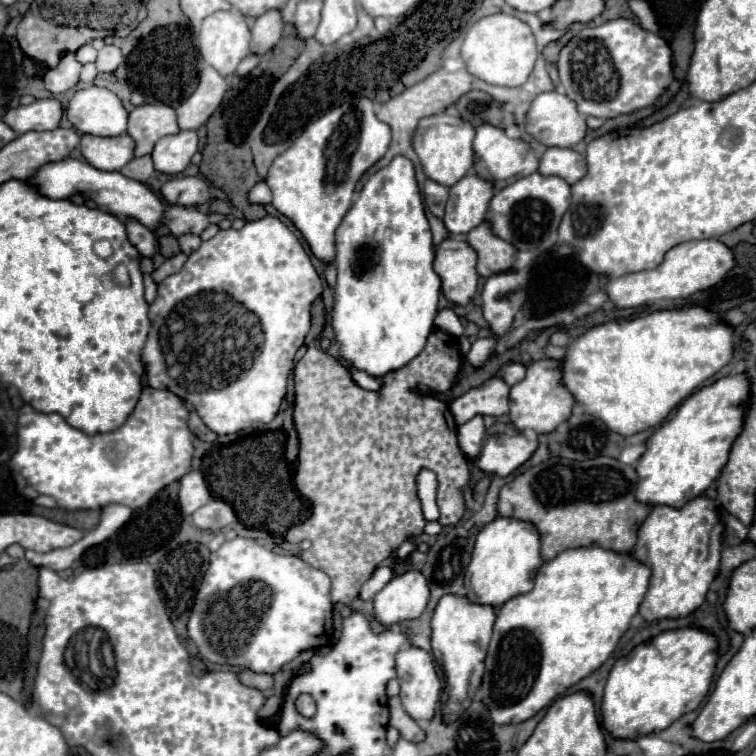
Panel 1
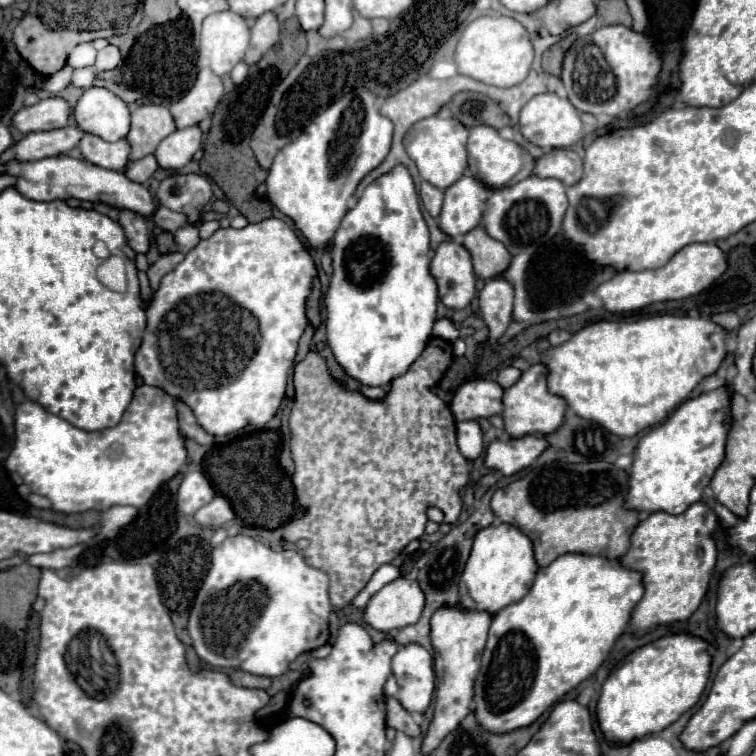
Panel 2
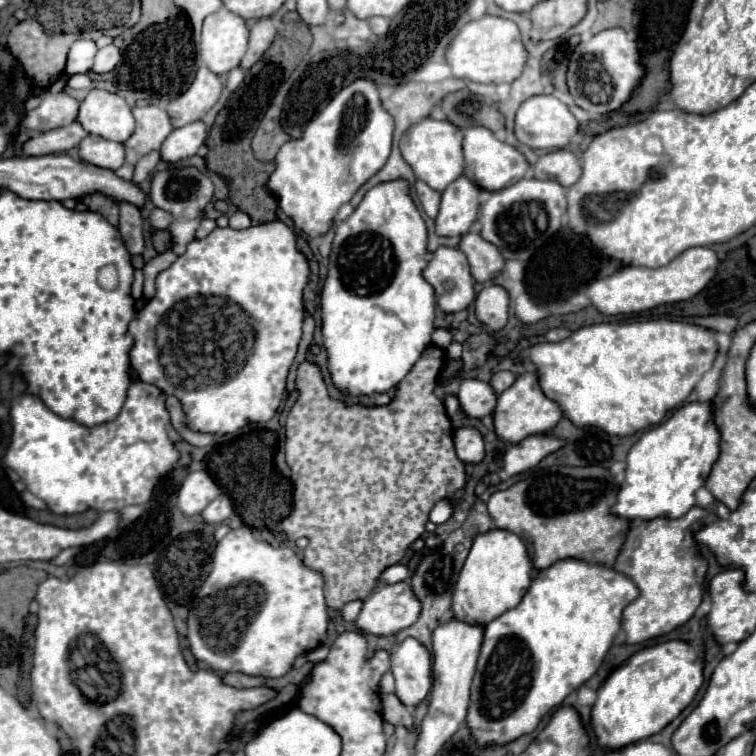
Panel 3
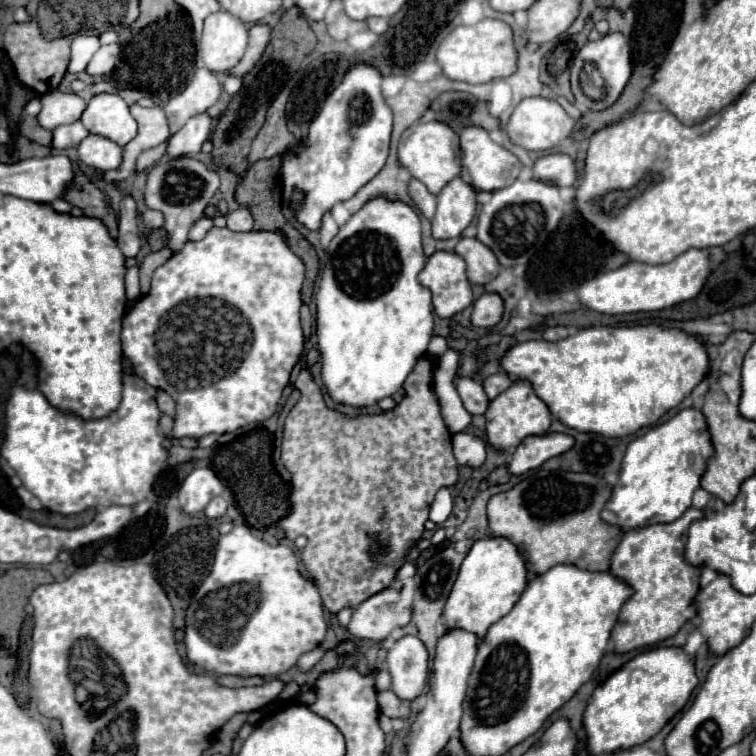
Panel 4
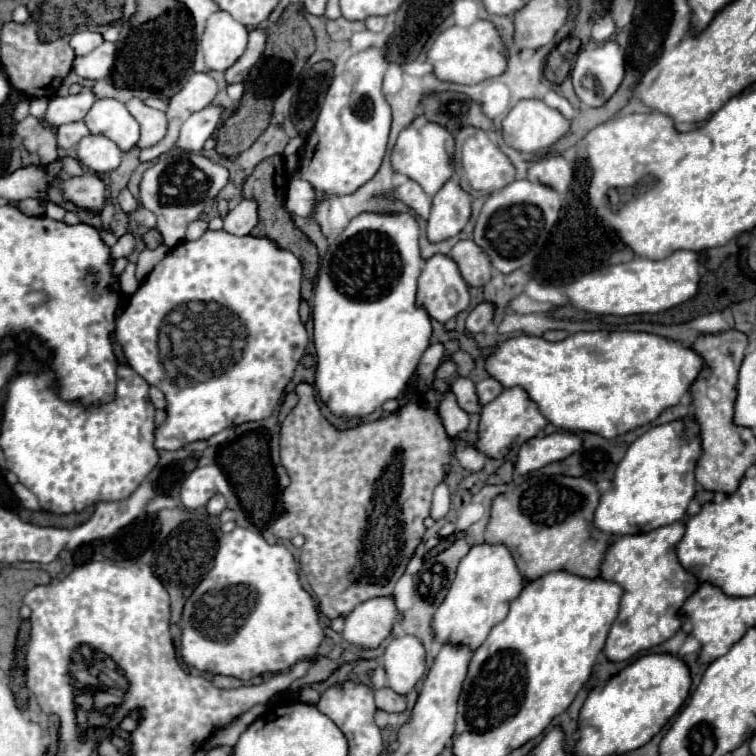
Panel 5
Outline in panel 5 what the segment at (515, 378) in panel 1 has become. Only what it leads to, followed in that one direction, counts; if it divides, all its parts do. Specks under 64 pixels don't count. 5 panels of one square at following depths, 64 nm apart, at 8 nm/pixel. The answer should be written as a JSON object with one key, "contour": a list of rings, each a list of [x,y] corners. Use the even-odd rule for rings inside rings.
{"contour":[[[492,376],[490,378],[484,378],[482,382],[478,382],[476,388],[478,388],[478,398],[482,400],[482,404],[492,402],[504,390],[504,386],[496,378],[492,378]]]}

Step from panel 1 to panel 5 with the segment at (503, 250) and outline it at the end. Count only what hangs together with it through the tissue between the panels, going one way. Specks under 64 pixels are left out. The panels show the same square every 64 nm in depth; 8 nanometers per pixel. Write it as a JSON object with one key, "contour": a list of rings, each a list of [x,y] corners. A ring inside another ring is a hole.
{"contour":[[[460,240],[450,256],[458,262],[468,286],[484,286],[490,282],[494,266],[490,264],[490,256],[474,240]]]}

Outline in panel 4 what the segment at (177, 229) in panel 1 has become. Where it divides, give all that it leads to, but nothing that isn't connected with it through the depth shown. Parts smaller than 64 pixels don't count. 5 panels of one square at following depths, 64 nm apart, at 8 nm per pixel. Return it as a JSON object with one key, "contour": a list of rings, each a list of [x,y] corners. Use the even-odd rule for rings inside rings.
{"contour":[[[146,210],[142,214],[142,220],[148,228],[162,228],[164,226],[164,214],[158,210]]]}

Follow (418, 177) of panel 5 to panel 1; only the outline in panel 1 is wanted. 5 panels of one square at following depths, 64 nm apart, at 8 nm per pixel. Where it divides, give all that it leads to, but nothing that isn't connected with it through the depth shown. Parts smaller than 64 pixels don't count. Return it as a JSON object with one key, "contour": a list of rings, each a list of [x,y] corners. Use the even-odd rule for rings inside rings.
{"contour":[[[436,114],[422,118],[416,132],[414,132],[414,150],[422,162],[422,170],[430,180],[438,180],[438,184],[446,184],[448,188],[454,186],[462,176],[468,174],[468,170],[474,166],[474,126],[464,120],[462,116],[450,116],[450,114]]]}

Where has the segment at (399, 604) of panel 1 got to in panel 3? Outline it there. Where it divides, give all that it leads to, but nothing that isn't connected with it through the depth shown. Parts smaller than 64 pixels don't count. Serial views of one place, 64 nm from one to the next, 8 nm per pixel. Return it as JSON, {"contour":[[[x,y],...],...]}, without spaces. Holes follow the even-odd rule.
{"contour":[[[408,582],[378,586],[362,606],[356,618],[360,632],[376,636],[392,636],[412,626],[420,616],[420,600]]]}

